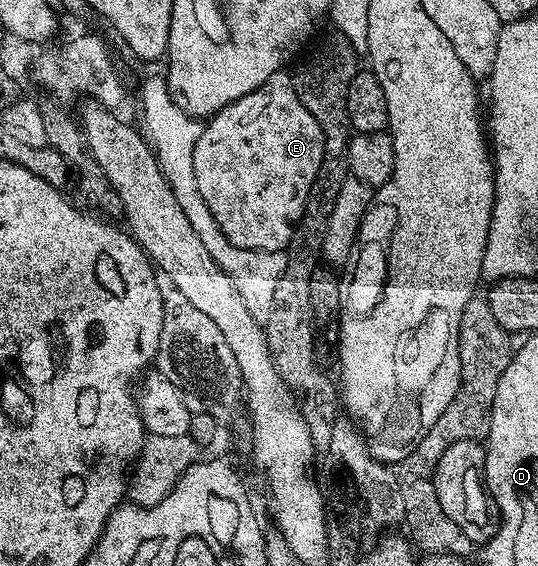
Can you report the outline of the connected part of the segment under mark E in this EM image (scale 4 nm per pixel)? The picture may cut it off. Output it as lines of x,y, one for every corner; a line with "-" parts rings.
280,71
269,75
257,91
229,103
204,124
201,139
193,147
193,171
197,175
197,191
213,211
217,227
225,231
229,243
242,249
266,253
286,250
295,234
295,226
303,217
313,179
317,179
323,162
323,132
309,115
305,103
297,99
292,74

